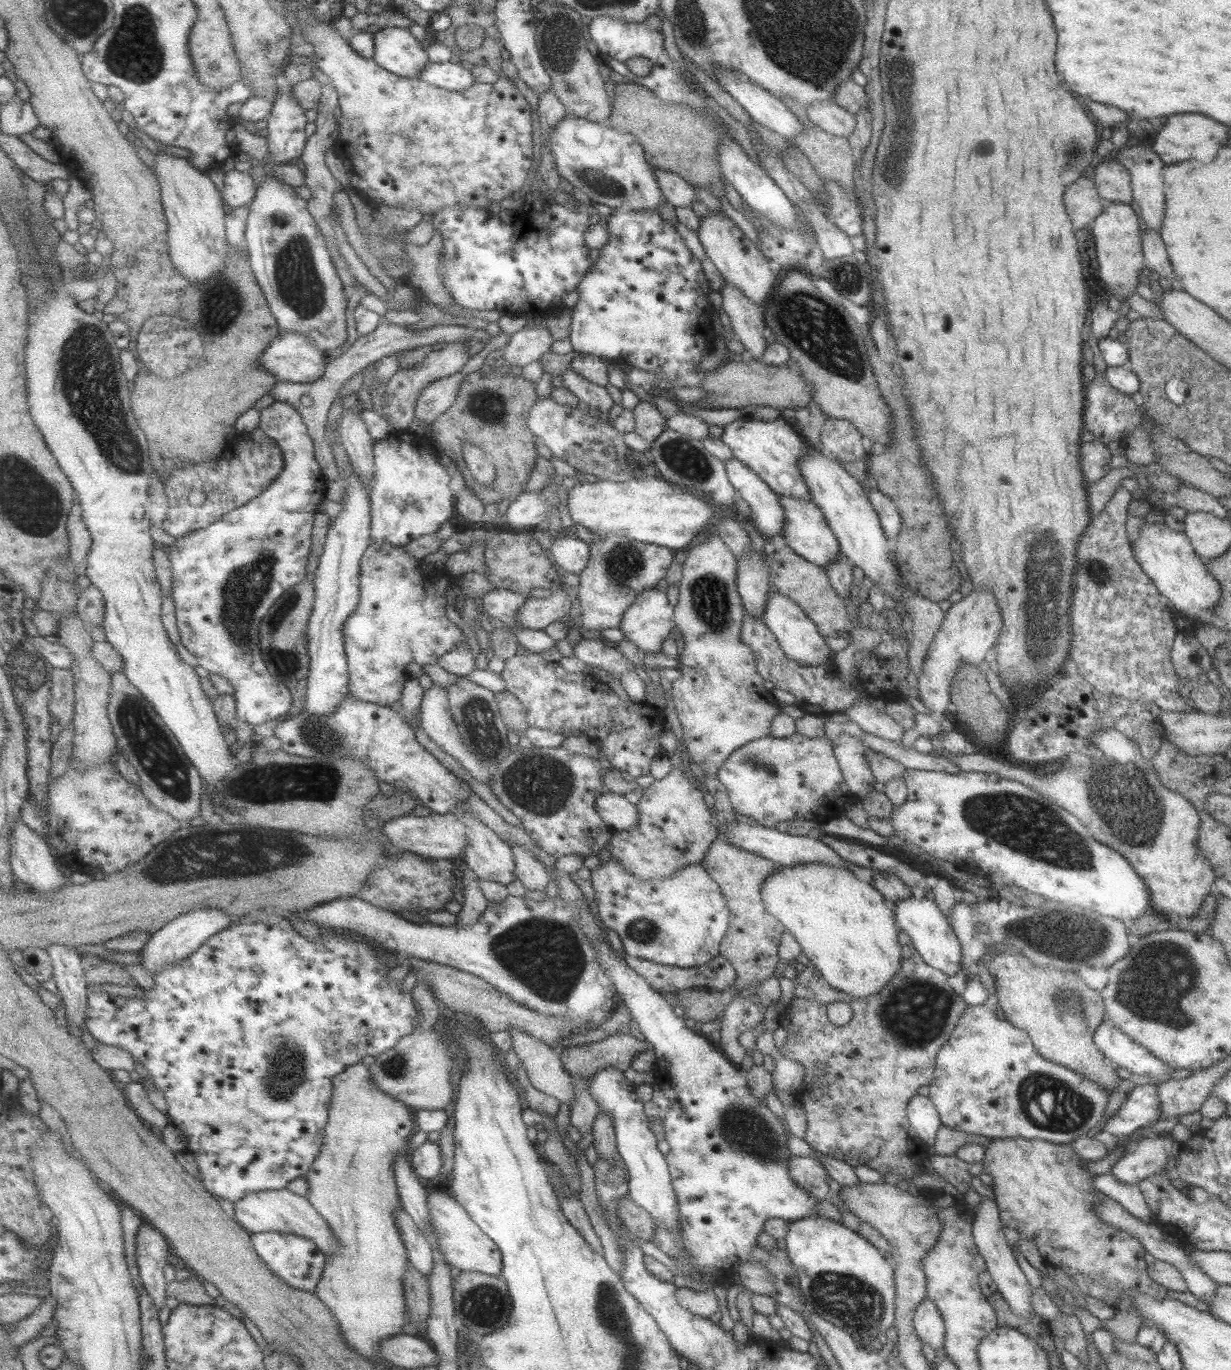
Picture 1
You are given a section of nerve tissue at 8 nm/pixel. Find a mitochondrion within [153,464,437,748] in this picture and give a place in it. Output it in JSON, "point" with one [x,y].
{"point":[246,592]}

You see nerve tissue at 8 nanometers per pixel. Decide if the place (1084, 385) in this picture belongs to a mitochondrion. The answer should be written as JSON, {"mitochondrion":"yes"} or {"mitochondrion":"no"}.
{"mitochondrion":"no"}

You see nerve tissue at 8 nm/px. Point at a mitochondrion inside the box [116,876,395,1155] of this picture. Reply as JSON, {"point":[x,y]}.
{"point":[289,1069]}

